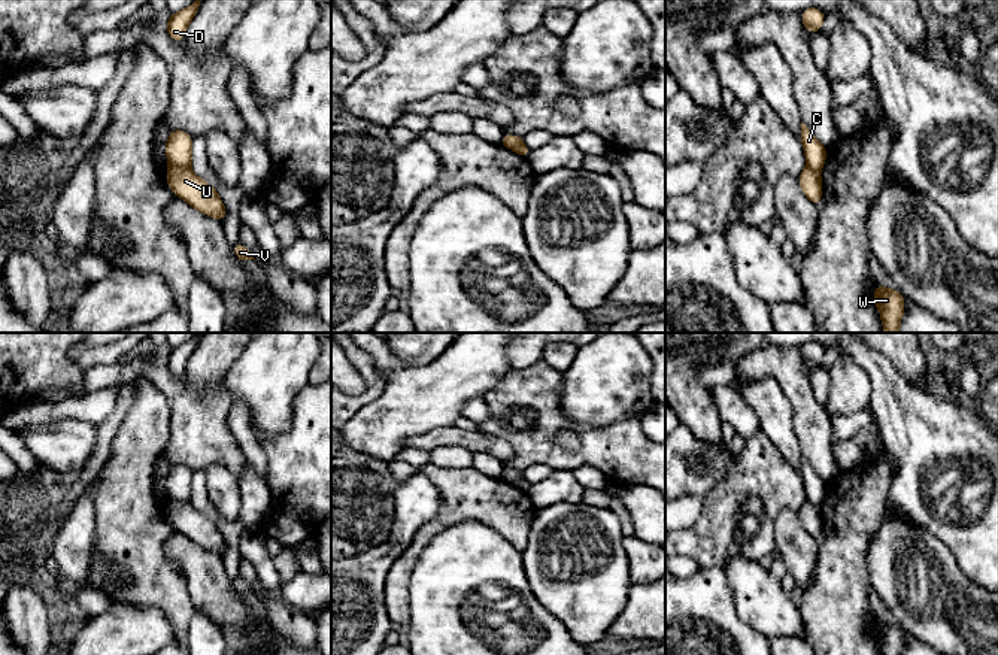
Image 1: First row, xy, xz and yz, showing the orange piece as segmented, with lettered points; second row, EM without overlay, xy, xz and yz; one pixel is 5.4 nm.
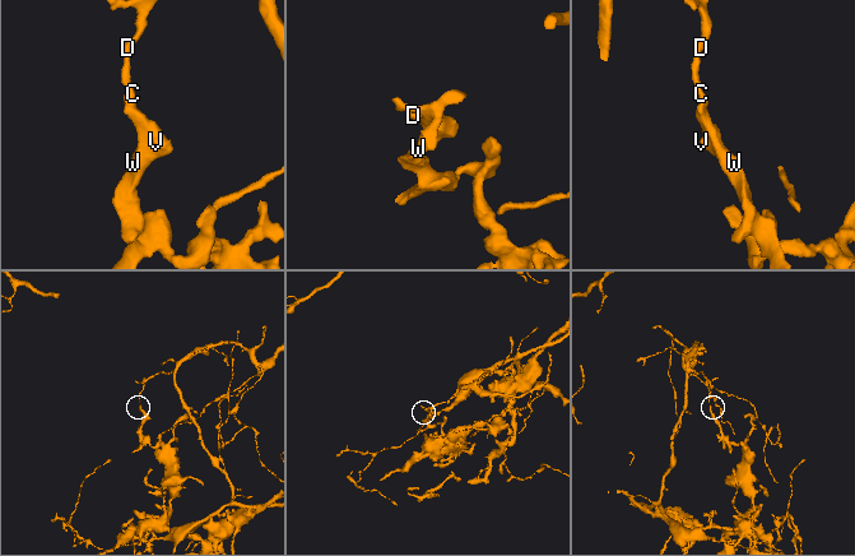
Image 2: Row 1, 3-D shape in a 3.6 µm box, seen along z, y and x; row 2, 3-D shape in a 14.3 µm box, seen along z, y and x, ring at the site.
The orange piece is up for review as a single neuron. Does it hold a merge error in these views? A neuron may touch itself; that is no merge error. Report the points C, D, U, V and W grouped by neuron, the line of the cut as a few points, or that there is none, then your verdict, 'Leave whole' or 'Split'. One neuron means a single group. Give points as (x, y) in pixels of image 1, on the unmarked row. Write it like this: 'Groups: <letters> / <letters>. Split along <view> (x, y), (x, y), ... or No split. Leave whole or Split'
Groups: C D / U V W. Split along xy (169, 499), (188, 503). Split

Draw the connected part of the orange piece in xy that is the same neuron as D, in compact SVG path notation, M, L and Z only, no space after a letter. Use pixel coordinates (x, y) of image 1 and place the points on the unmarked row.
M197 333L191 340L182 343L175 349L167 351L167 367L172 374L181 376L185 373L188 358L192 355L194 349L198 346L203 334L204 333Z

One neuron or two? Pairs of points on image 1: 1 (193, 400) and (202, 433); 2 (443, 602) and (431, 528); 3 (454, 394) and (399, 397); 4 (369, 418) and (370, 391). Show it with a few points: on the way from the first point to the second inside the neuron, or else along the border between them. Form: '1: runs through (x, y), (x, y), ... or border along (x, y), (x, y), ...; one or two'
1: runs through (193, 408), (193, 417), (199, 425); one
2: border along (466, 522), (457, 522), (439, 531), (413, 566); two
3: runs through (440, 394), (412, 397); one
4: border along (379, 369), (382, 391), (346, 421); two

